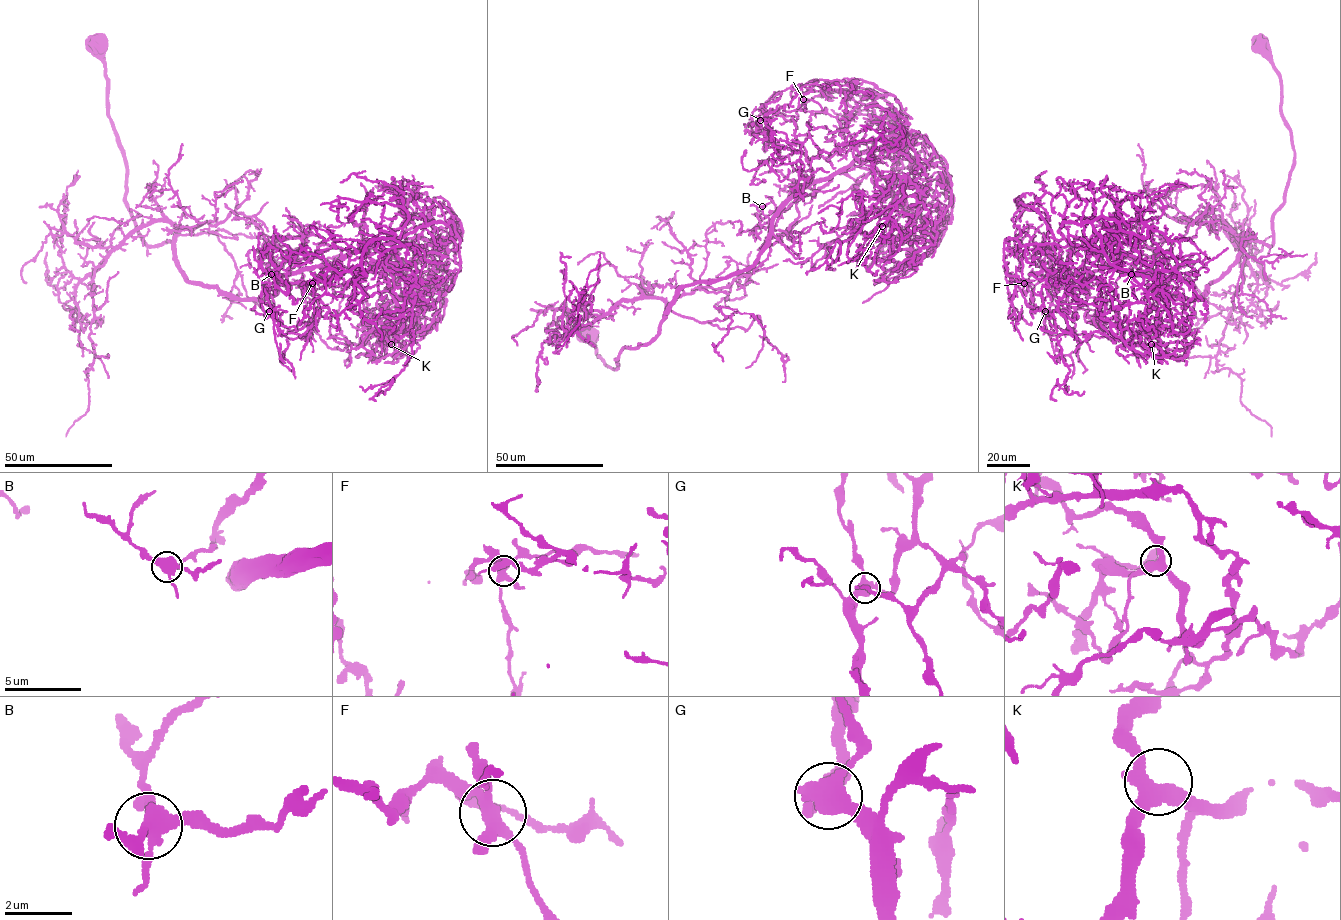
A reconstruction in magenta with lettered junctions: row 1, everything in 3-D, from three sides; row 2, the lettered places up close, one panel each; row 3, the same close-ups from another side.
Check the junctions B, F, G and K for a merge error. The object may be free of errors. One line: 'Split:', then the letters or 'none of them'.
Split: none of them

